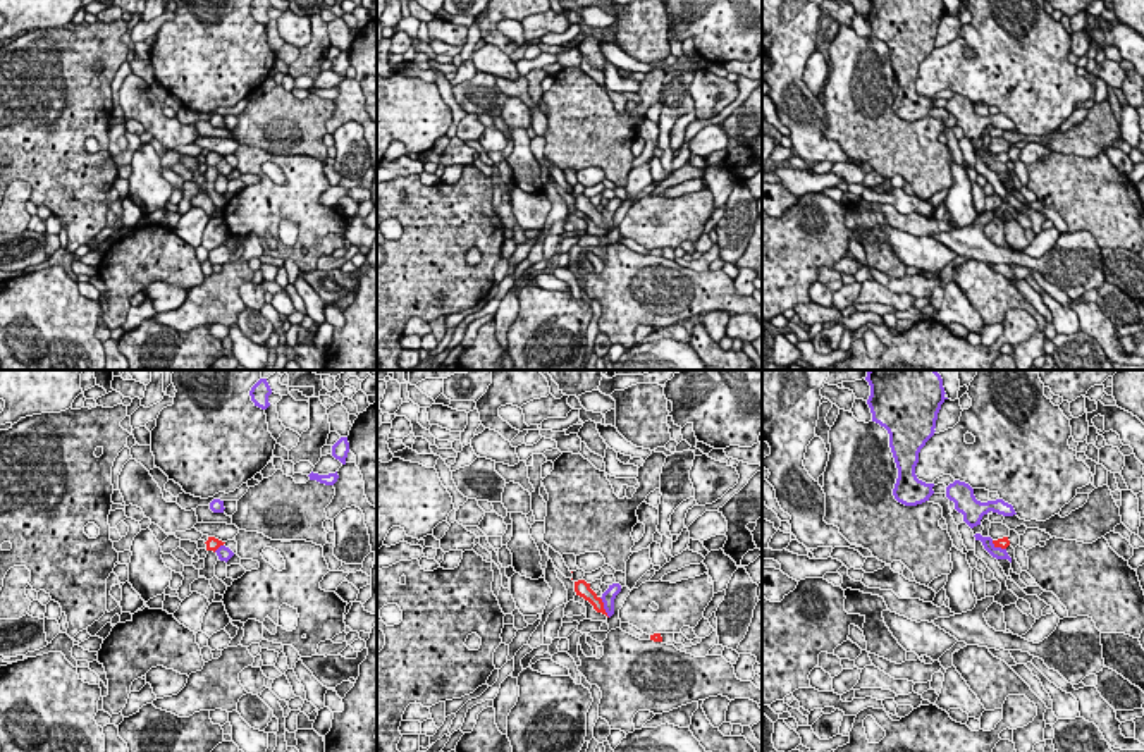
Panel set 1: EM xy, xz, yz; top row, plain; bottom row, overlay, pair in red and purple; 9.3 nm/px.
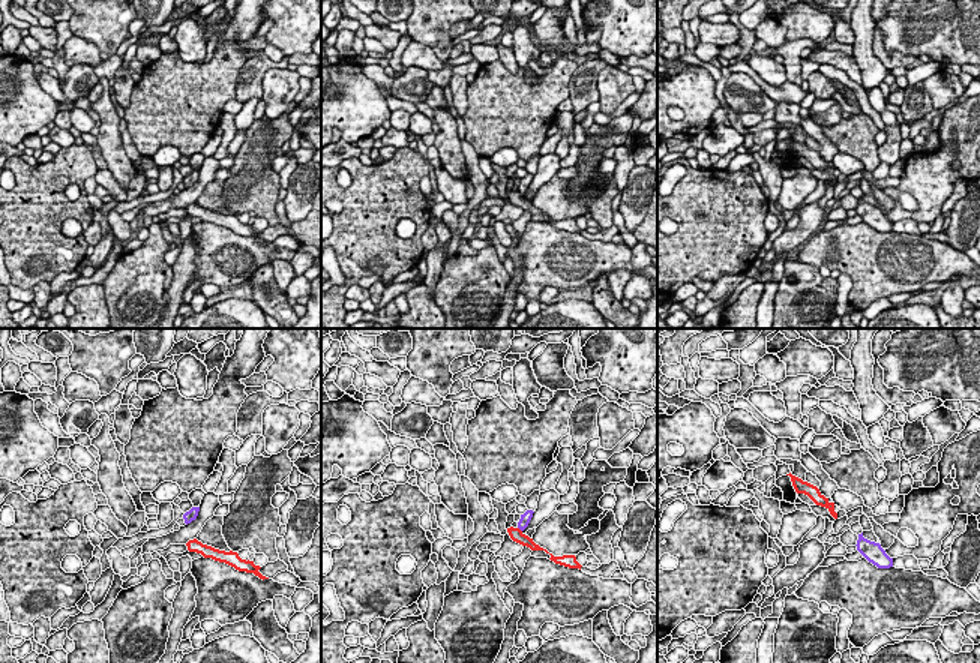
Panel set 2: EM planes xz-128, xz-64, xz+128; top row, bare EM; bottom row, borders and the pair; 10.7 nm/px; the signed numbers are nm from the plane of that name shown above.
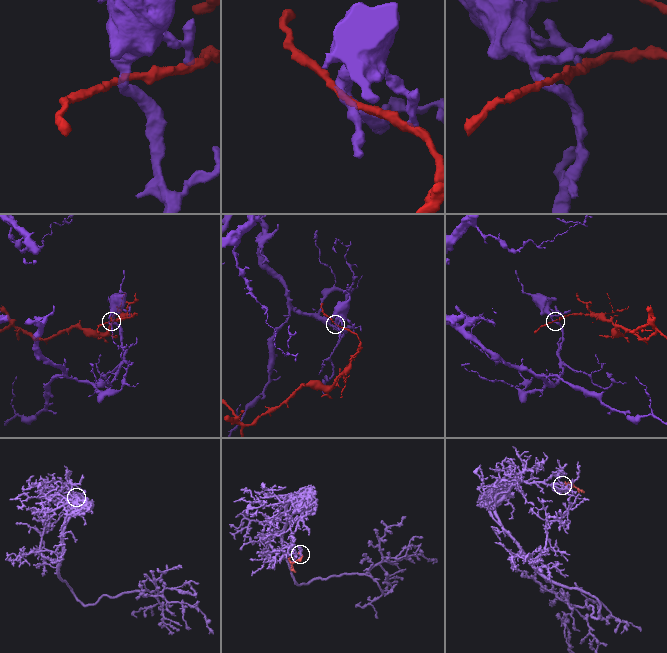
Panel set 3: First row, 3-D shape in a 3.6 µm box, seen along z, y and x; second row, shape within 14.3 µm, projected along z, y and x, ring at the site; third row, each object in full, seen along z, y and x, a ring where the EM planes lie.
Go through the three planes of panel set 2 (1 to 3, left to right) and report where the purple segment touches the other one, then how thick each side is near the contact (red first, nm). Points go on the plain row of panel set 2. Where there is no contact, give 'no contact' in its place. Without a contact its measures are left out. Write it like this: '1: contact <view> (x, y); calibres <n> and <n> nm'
1: no contact
2: contact xz-64 (520, 194); calibres 130 and 120 nm
3: no contact

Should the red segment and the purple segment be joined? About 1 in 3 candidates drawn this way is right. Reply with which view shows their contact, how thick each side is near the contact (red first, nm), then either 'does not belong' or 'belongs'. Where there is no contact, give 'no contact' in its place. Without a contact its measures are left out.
meets red in xz; 130 nm thick on the red side, 130 nm on the other; does not belong

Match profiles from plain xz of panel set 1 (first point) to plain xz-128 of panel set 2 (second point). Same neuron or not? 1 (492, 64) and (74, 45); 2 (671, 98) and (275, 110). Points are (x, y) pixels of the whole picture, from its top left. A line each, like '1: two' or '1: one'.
1: one
2: two

